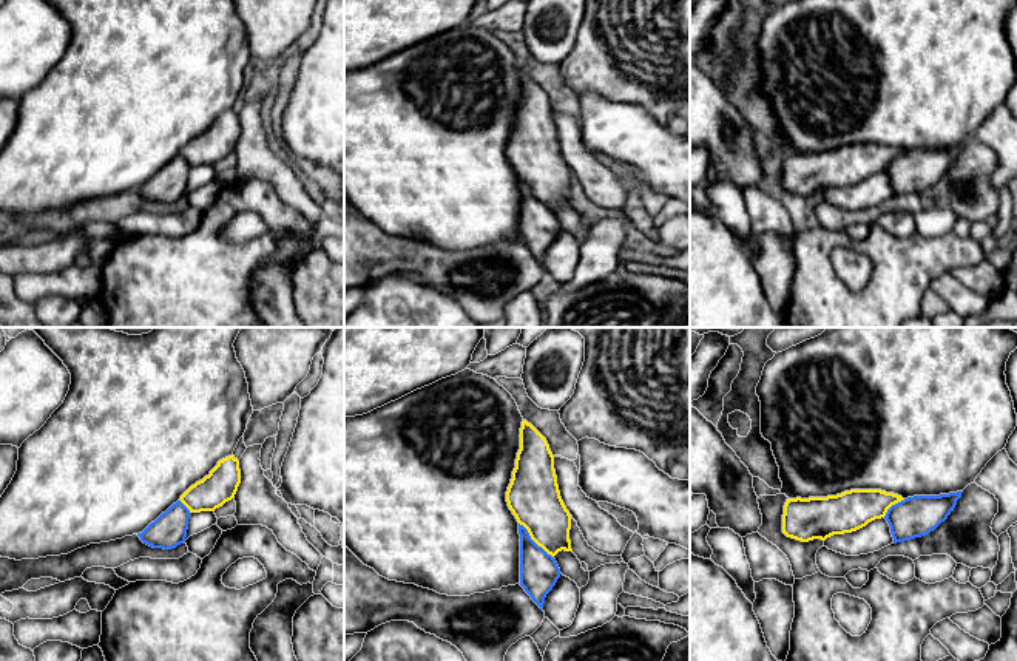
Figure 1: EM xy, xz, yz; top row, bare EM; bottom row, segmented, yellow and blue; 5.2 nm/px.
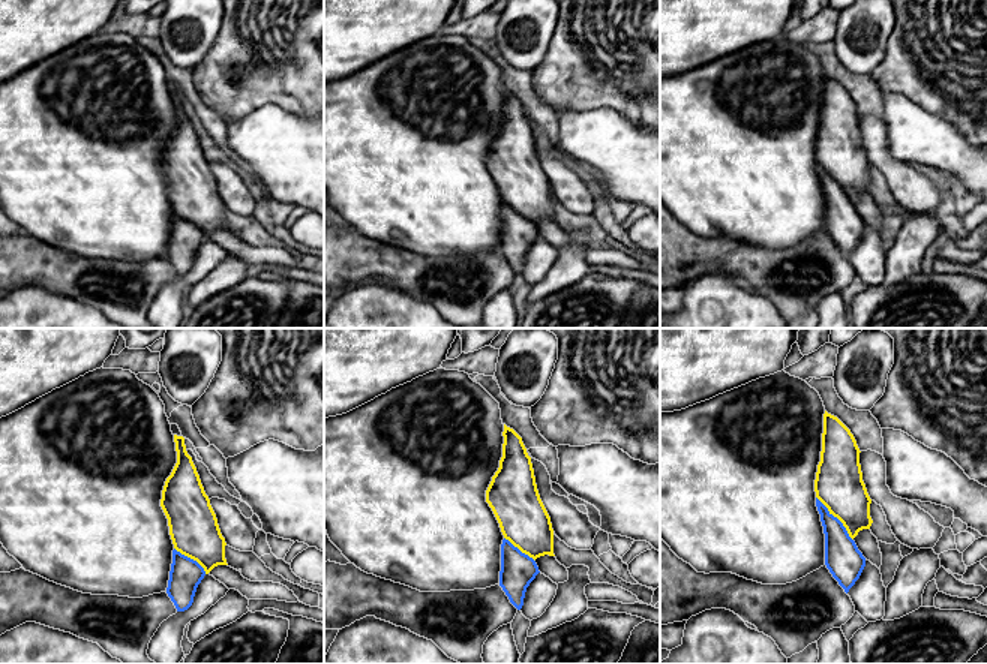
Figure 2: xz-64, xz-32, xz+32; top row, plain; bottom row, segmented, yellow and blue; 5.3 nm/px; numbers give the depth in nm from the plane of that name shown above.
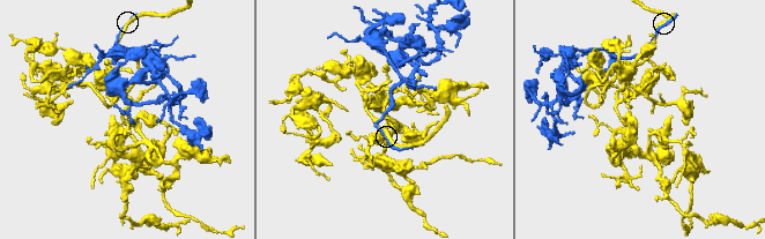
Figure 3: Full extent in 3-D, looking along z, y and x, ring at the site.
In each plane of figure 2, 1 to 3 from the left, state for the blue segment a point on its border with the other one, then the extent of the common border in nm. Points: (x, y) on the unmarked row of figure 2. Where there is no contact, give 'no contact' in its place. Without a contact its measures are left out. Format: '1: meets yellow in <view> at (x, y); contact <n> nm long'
1: meets yellow in xz-64 at (191, 222); contact 220 nm long
2: meets yellow in xz-32 at (519, 213); contact 220 nm long
3: meets yellow in xz+32 at (837, 182); contact 300 nm long

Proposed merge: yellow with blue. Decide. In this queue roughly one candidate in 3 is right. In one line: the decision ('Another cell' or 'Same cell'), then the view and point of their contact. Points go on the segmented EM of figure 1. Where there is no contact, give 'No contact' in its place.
Same cell. Touches yellow at xz (534, 541)

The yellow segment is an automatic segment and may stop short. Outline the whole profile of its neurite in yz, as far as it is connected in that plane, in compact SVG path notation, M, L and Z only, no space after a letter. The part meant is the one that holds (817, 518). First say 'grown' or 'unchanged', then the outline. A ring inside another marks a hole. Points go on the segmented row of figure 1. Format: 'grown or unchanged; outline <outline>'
grown; outline M850 490L836 496L787 499L782 514L782 533L809 542L826 541L884 517L894 544L921 537L934 531L954 511L963 491L940 496L903 499L881 490Z

